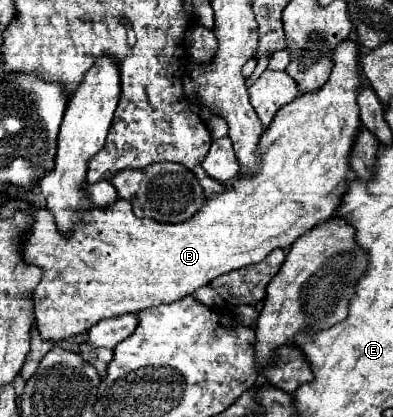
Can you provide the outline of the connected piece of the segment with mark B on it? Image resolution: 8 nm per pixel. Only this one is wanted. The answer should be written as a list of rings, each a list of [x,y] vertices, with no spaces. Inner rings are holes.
[[[347,38],[343,40],[337,48],[335,48],[335,54],[333,54],[333,70],[331,70],[331,76],[329,80],[315,92],[307,92],[307,94],[299,94],[293,102],[285,104],[273,118],[271,126],[265,130],[265,134],[261,136],[261,144],[259,144],[259,150],[263,154],[263,162],[261,162],[261,170],[259,174],[251,176],[251,178],[233,178],[229,180],[225,186],[227,190],[221,194],[221,196],[213,196],[209,198],[209,202],[189,220],[181,222],[181,224],[161,224],[161,222],[155,222],[155,220],[149,220],[149,218],[137,218],[133,214],[133,208],[127,200],[117,200],[117,204],[111,204],[107,208],[99,208],[95,206],[93,212],[87,212],[85,214],[85,224],[79,226],[73,236],[69,236],[69,240],[65,236],[61,236],[57,232],[57,226],[55,226],[55,220],[53,216],[45,210],[45,208],[35,208],[33,212],[33,228],[29,230],[29,234],[25,236],[25,258],[29,258],[33,264],[41,266],[43,268],[43,280],[39,282],[37,290],[33,292],[33,310],[35,310],[35,326],[41,334],[43,340],[51,340],[51,342],[57,342],[57,340],[67,340],[67,338],[73,338],[73,336],[79,336],[79,334],[85,334],[93,324],[105,320],[105,318],[113,318],[113,316],[121,316],[121,314],[133,314],[133,312],[139,312],[143,308],[151,308],[151,306],[159,306],[159,304],[169,304],[173,300],[179,300],[187,294],[193,294],[199,286],[205,286],[209,284],[213,278],[217,278],[219,274],[225,274],[225,272],[231,272],[231,270],[237,270],[237,268],[243,268],[243,266],[249,266],[249,264],[257,264],[261,260],[265,260],[265,256],[275,250],[275,248],[283,248],[287,250],[301,234],[305,234],[307,230],[311,230],[317,222],[321,220],[327,220],[329,216],[333,216],[341,204],[341,198],[343,194],[347,192],[347,186],[349,182],[353,180],[353,170],[349,166],[349,156],[353,152],[353,146],[355,146],[355,140],[357,140],[357,132],[359,132],[359,126],[361,126],[361,120],[359,120],[359,108],[357,108],[357,96],[361,92],[361,86],[363,86],[363,80],[361,80],[361,64],[359,64],[359,56],[361,56],[361,50],[359,50],[359,44],[355,38]]]

